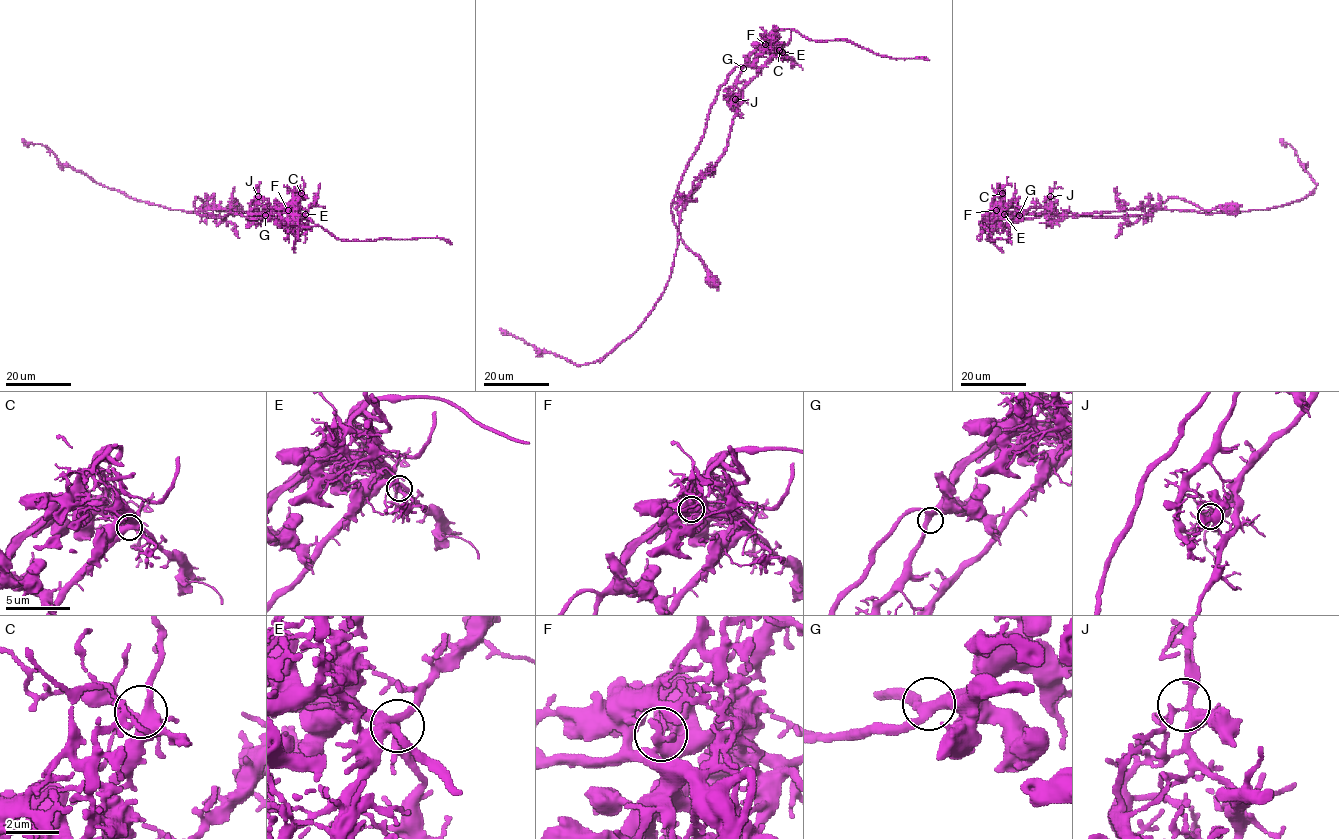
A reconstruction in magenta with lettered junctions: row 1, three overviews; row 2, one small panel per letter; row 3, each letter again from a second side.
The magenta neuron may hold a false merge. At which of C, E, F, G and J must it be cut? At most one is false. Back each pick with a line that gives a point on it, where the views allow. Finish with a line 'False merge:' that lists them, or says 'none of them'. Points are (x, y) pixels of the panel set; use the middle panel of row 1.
F: Place: (765, 44)
False merge: F

